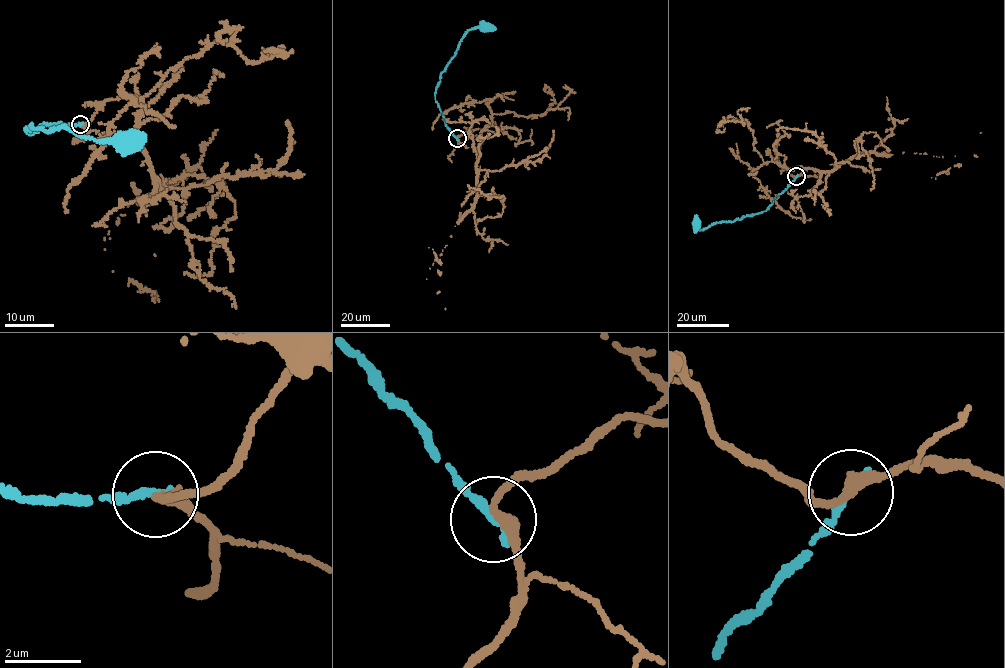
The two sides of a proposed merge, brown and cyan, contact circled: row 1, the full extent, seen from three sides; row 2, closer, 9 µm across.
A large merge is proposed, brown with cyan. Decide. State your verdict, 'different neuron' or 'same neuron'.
different neuron

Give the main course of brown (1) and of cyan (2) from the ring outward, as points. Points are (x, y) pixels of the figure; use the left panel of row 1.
1: (80, 125), (108, 99), (143, 102), (135, 131), (165, 185), (127, 204), (104, 248), (154, 292), (154, 254)
2: (80, 124), (41, 125), (28, 133), (26, 127), (49, 131), (61, 126), (97, 141), (131, 143)

